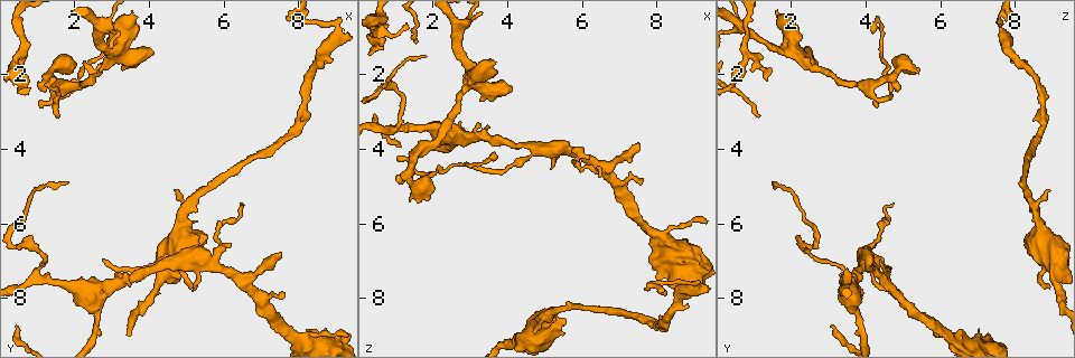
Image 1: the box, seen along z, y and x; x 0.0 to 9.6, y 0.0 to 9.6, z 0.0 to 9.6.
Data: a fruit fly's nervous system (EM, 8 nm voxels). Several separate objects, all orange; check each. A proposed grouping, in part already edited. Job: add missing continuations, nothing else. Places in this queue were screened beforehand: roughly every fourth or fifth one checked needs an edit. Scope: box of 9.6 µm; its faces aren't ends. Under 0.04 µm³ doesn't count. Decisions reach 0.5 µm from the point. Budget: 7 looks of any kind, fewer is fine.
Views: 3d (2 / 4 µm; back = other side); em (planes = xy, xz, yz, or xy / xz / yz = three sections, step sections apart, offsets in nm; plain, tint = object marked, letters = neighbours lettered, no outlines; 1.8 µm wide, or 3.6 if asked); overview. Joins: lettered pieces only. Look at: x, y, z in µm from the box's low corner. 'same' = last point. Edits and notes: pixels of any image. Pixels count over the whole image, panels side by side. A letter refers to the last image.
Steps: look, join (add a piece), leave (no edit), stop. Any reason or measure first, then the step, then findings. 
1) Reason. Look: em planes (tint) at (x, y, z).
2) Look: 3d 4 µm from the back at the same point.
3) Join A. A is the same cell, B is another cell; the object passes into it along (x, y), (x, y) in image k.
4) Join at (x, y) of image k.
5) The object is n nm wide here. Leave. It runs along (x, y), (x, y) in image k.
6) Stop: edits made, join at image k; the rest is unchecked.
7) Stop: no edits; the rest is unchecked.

Stops while still wide. Look: 3d 2 µm from the back at (4.70, 6.35, 9.15).

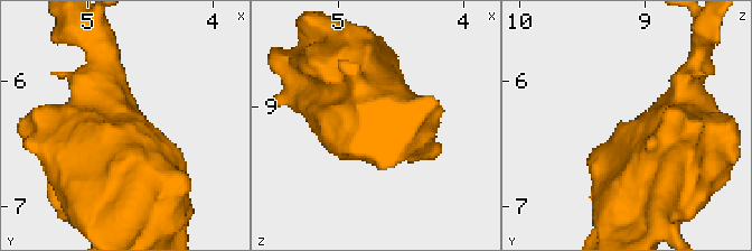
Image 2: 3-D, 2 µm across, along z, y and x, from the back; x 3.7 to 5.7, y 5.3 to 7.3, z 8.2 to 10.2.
Now the EM. Look: em xz step 8 (letters) at (4.70, 6.30, 9.16).

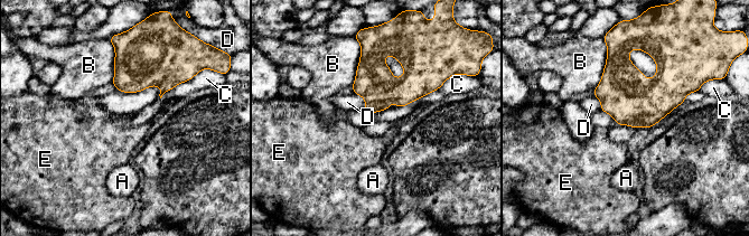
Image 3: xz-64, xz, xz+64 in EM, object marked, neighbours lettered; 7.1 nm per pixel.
Leave. A, B, C, D and E are other cells; a border runs along (116, 91), (158, 85), (160, 97) in image 3; none of them fits.

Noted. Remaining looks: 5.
An open end. Look: 3d 4 µm at (1.85, 2.00, 5.30).

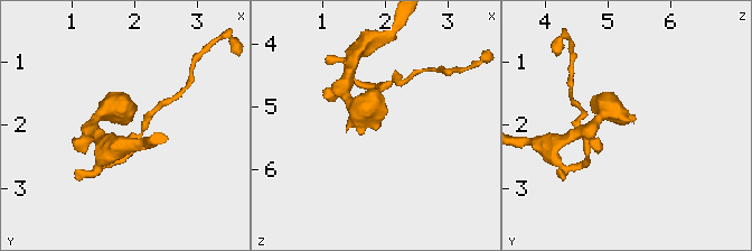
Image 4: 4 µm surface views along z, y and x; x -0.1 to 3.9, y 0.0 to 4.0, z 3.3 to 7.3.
Look: em 3.6 µm planes (letters) at (1.95, 1.95, 5.30).

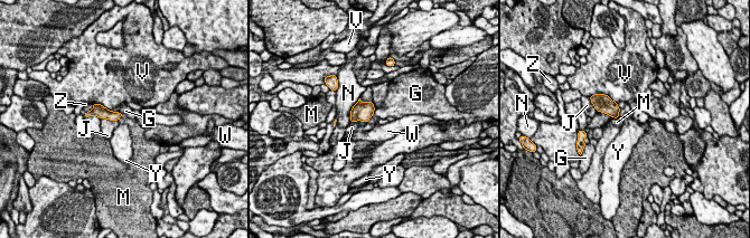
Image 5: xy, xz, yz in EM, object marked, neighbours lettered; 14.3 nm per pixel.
The object is 130 nm wide here. Leave. G, J, M, N, V, W, Y and Z are other cells; a border runs along (373, 115), (366, 123) in image 5; none of them fits.

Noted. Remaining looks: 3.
Sudden change in width. Look: 3d 2 µm from the back at (2.70, 1.90, 2.60).

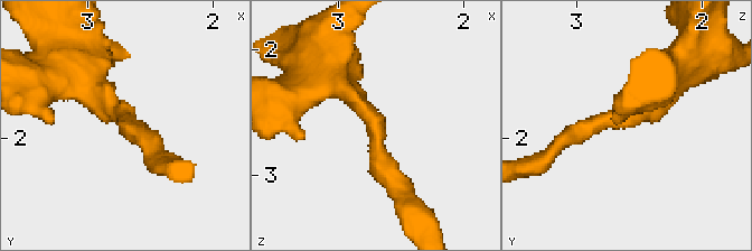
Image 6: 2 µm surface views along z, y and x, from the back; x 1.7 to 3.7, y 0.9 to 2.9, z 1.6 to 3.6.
Look: em xz step 4 (tint) at (2.72, 1.86, 2.56).

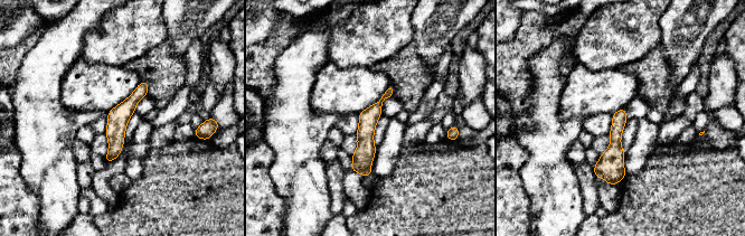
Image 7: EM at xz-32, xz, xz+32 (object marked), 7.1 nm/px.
What lies round it. Look: em xz step 4 (letters) at the same point.

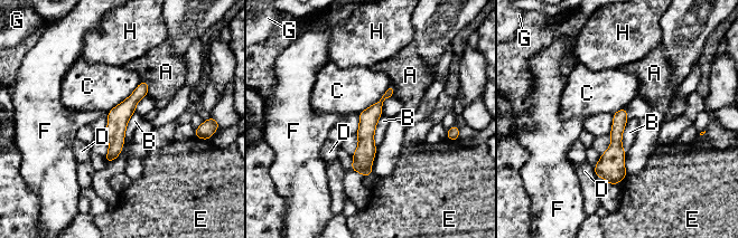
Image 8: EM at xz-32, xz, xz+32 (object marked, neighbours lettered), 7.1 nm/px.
Leave. A, B, C, D, E, F, G and H are other cells; a border runs along (628, 120), (622, 136), (625, 153) in image 8; no lettered piece goes on from it.

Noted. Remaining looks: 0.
Stop: no edits; the rest is unchecked.

